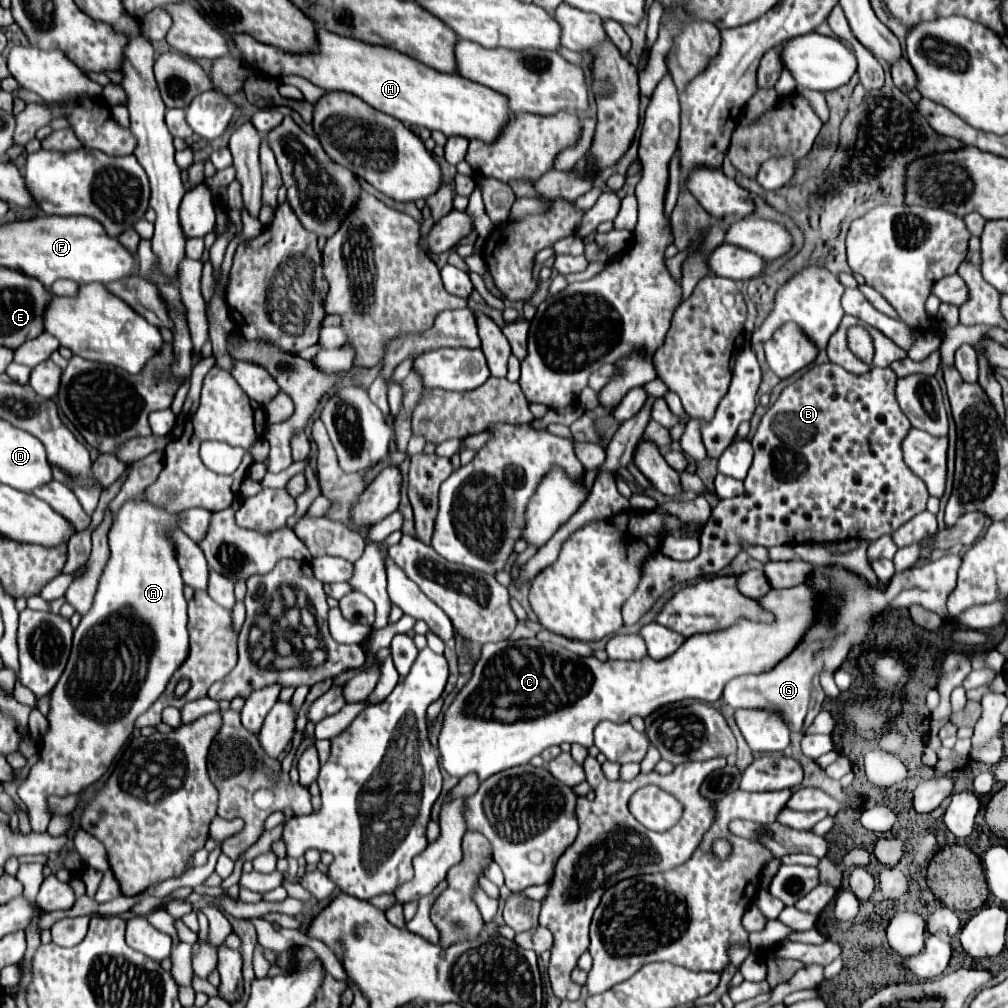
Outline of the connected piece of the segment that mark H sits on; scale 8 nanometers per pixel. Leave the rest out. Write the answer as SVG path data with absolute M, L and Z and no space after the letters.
M317 29L319 51L313 55L293 55L283 53L277 47L263 45L249 35L233 35L235 45L243 51L245 63L255 73L265 73L267 77L299 75L309 79L313 85L327 91L345 91L363 99L367 105L381 113L401 119L405 125L437 129L445 137L459 135L465 139L479 139L487 145L501 137L505 123L511 119L511 109L507 97L473 83L455 73L437 73L429 65L413 61L395 49L365 45L363 41L351 41L349 37L337 37Z

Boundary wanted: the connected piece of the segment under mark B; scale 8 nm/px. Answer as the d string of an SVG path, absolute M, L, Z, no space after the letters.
M829 361L811 367L801 379L787 385L779 399L761 417L751 439L755 457L745 477L745 495L721 499L717 507L713 507L703 535L699 537L701 553L695 559L675 561L657 551L643 561L637 591L633 591L623 605L625 625L639 621L653 601L675 583L719 573L741 551L741 539L763 547L785 543L839 543L849 537L875 541L921 513L929 493L925 483L903 461L901 439L909 433L911 423L895 401L895 381L897 375L889 367L873 367L869 373L855 375Z

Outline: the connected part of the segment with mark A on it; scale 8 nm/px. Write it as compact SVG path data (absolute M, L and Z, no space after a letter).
M145 493L129 497L113 517L113 527L109 531L111 557L99 579L93 607L81 617L81 623L75 629L69 663L51 691L51 711L47 715L49 731L39 751L41 759L31 767L29 777L19 787L19 797L27 805L27 815L35 833L45 833L49 825L51 813L47 809L47 797L79 793L95 783L109 769L111 761L131 735L135 719L159 699L171 675L187 657L185 585L177 563L177 547L169 537L171 531L181 529L181 517L181 511L171 513L165 505L149 501Z

